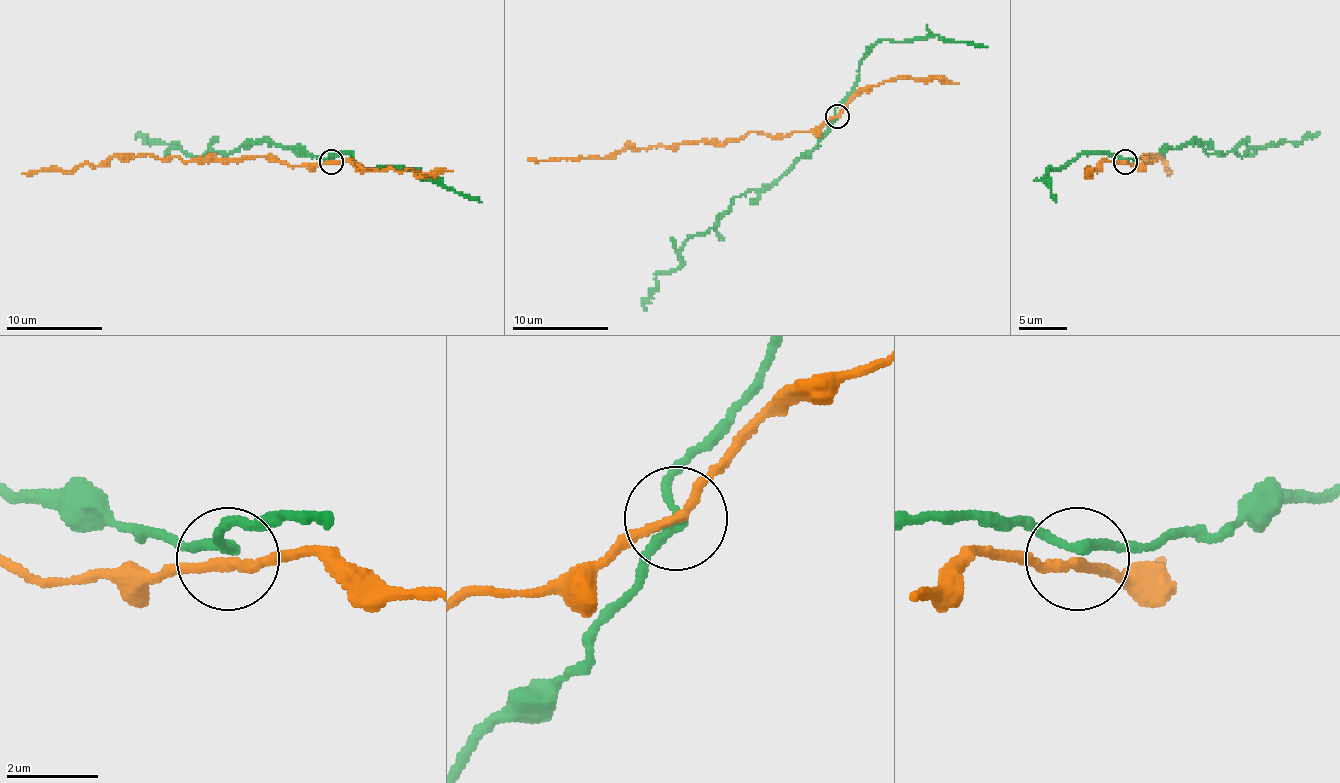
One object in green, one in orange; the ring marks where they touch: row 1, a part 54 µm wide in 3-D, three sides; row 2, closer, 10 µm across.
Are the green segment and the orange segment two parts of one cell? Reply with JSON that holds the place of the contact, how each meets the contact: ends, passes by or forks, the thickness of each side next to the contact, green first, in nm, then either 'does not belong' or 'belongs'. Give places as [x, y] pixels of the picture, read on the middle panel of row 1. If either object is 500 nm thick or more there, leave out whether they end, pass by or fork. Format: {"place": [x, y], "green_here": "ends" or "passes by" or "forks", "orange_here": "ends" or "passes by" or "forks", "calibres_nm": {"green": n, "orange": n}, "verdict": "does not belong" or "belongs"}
{"place": [837, 116], "green_here": "passes by", "orange_here": "passes by", "calibres_nm": {"green": 200, "orange": 200}, "verdict": "belongs"}

